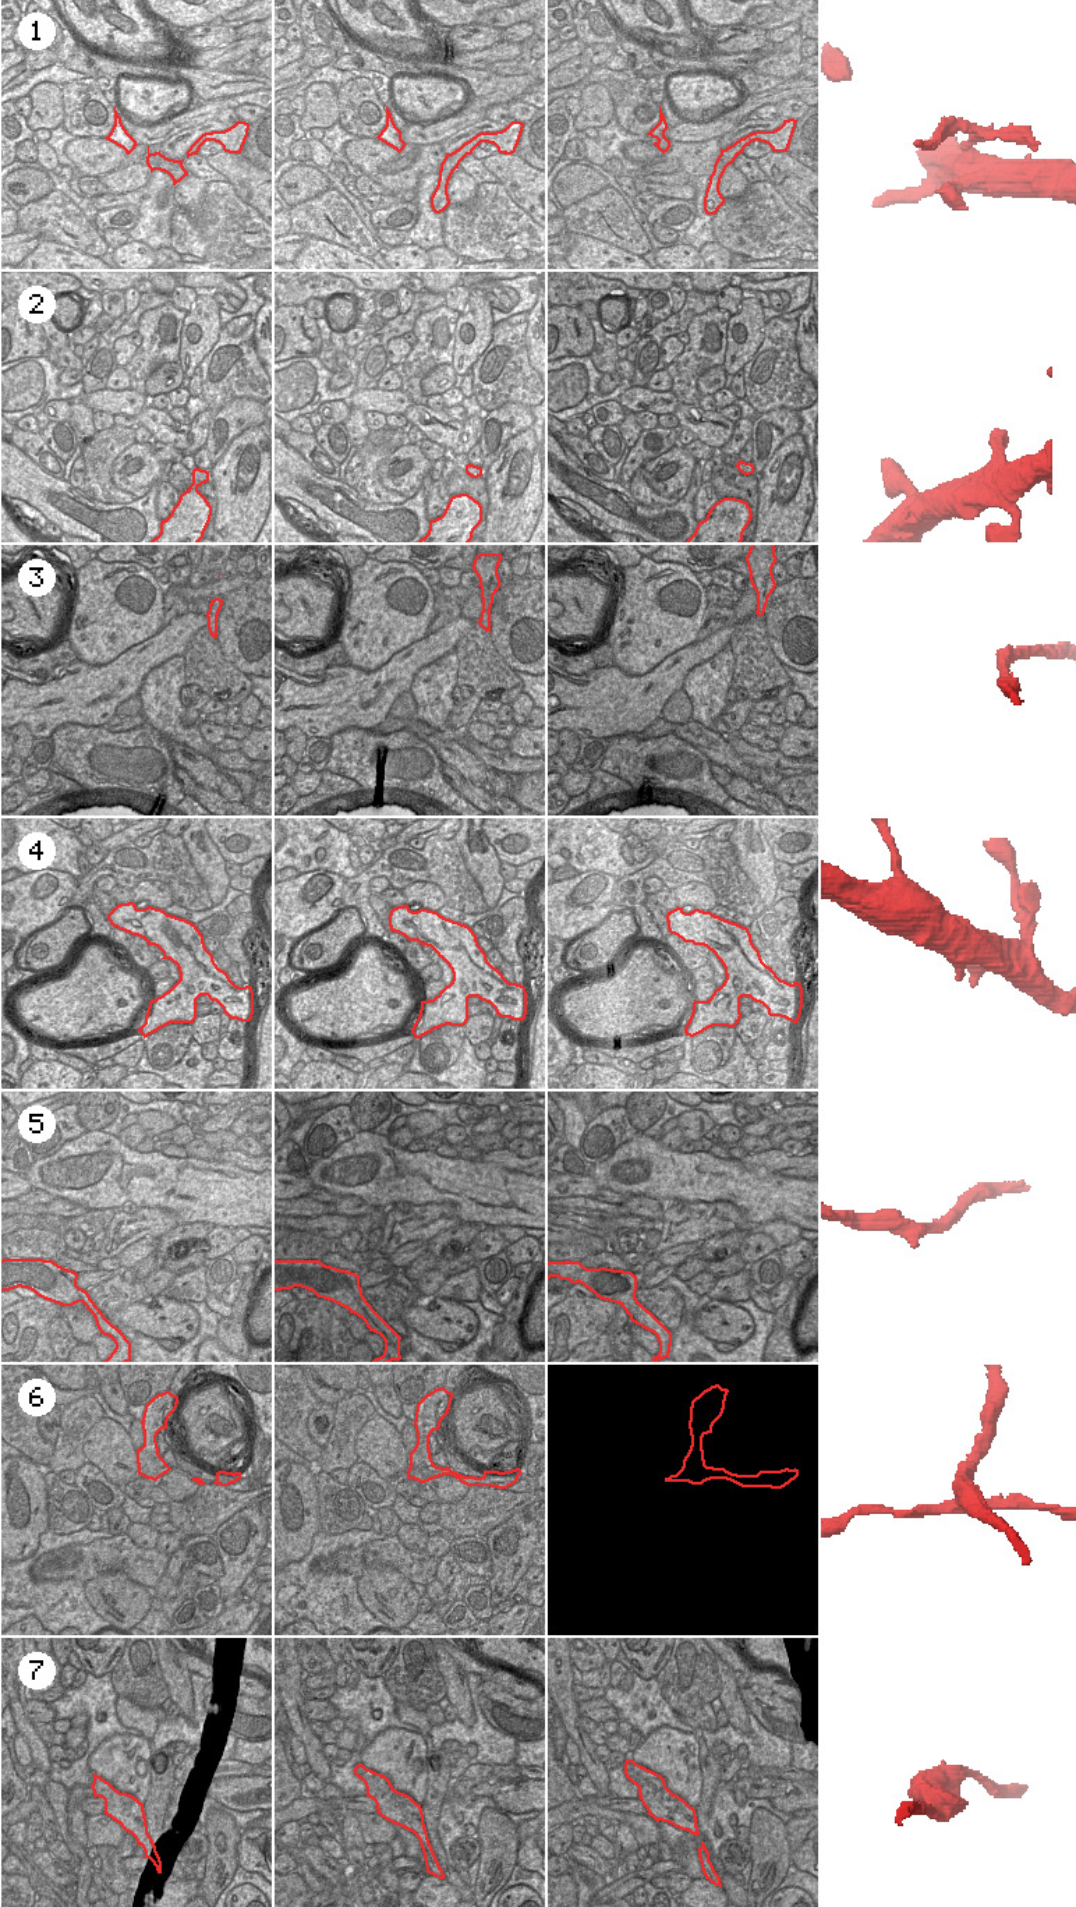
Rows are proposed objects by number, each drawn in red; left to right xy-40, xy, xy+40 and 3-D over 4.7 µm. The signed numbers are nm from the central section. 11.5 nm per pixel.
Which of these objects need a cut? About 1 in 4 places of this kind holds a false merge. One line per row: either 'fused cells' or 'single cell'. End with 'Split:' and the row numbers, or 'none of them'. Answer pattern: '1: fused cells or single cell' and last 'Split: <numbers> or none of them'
1: single cell
2: single cell
3: single cell
4: single cell
5: single cell
6: fused cells
7: single cell
Split: 6

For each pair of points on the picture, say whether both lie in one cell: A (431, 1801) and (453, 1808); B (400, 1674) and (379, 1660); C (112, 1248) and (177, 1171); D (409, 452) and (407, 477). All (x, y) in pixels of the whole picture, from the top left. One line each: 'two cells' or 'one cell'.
A: two cells
B: two cells
C: two cells
D: one cell

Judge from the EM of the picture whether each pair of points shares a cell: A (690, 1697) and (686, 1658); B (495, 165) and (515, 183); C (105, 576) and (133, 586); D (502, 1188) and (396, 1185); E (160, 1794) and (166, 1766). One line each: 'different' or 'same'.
A: same
B: same
C: same
D: same
E: same

